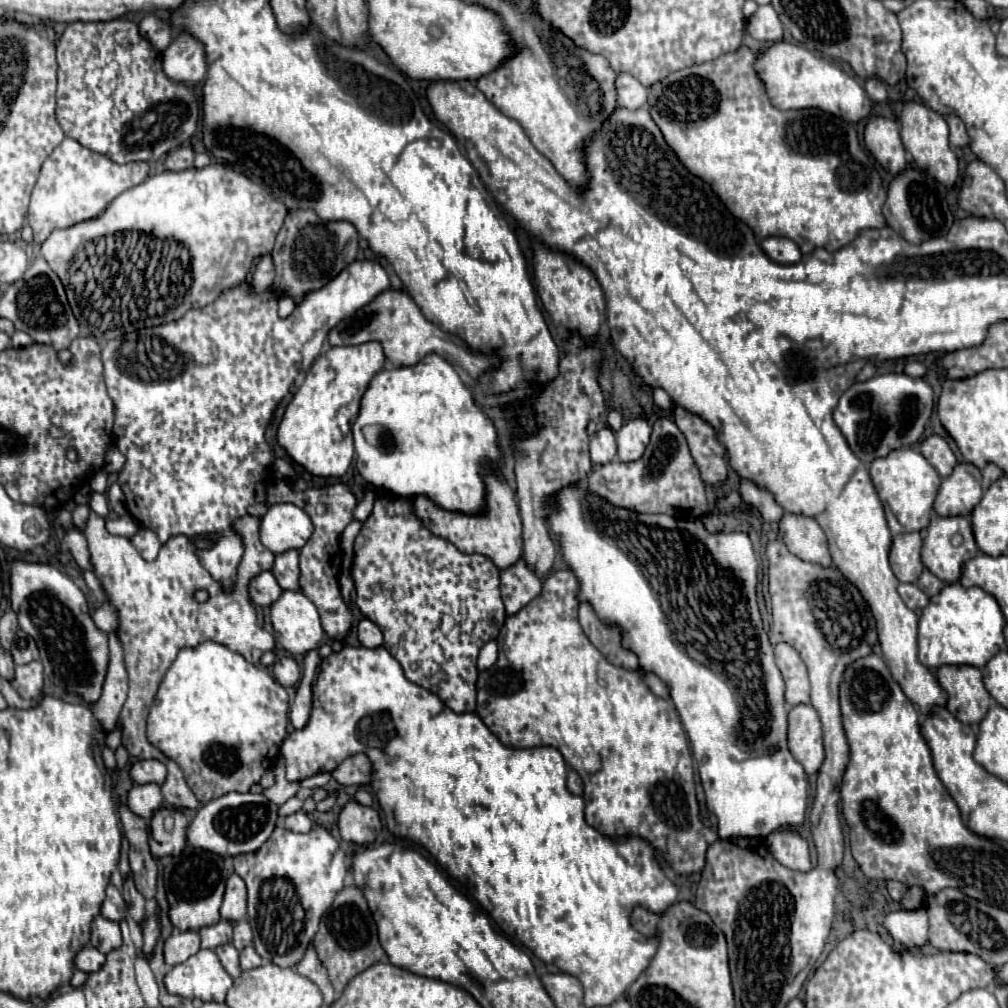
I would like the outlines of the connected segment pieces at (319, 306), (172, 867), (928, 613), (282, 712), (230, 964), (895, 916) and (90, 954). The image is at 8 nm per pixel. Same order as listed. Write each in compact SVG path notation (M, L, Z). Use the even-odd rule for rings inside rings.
M354 261L352 265L348 265L348 269L344 269L344 273L340 273L340 277L332 279L324 289L310 293L294 311L294 315L280 319L278 317L278 299L270 293L258 293L252 295L248 285L240 285L236 289L224 291L214 303L210 303L204 309L192 309L188 311L180 321L172 321L172 323L164 323L152 329L144 329L140 333L134 333L130 339L124 339L120 343L120 347L112 349L112 341L106 343L106 347L102 349L102 363L104 363L104 381L108 387L108 395L114 401L114 437L116 437L116 447L120 449L120 453L126 457L126 463L122 467L122 471L118 473L118 485L124 491L126 497L126 509L128 513L138 519L138 523L142 527L154 529L158 539L162 543L166 543L168 539L176 537L176 535L210 535L216 539L216 545L202 553L202 557L206 557L206 569L210 571L210 575L222 583L224 589L232 589L234 581L236 581L236 565L240 563L240 557L244 553L242 549L242 541L240 537L232 531L232 521L244 515L264 515L266 513L266 493L268 483L265 480L264 470L268 469L274 463L274 453L270 449L270 445L264 439L266 427L270 425L276 405L280 403L280 399L284 395L288 395L290 385L294 383L296 375L300 369L308 369L312 365L312 361L318 357L318 353L322 351L322 345L326 343L328 337L328 329L332 329L332 325L338 325L344 317L350 317L352 313L356 313L356 309L362 309L364 305L368 305L376 295L380 295L382 291L390 289L390 279L388 273L382 269L380 263L376 261Z
M188 845L184 853L180 853L178 857L166 857L162 859L162 863L164 863L164 885L170 903L168 915L174 927L180 931L198 931L200 927L216 925L216 921L220 921L220 905L226 879L230 875L224 859Z
M960 583L946 585L936 597L930 599L928 607L924 607L920 623L918 623L918 659L922 665L930 669L938 669L942 665L974 665L984 667L998 651L1004 649L1004 629L1006 617L998 605L998 601L982 591L980 587L962 587Z
M216 641L182 649L170 665L148 715L148 741L172 759L184 773L200 803L232 791L246 793L272 767L288 727L288 693L264 669L248 663L240 653Z
M220 945L220 947L216 947L214 949L216 951L216 955L220 957L220 961L222 961L222 965L224 965L224 969L236 979L240 973L242 973L242 969L240 969L240 961L238 961L238 951L234 949L234 945Z
M898 909L898 911L892 911L884 919L884 927L894 941L898 941L898 943L902 943L904 947L910 947L910 949L922 947L928 941L926 909L916 909L916 911Z
M84 947L78 955L76 955L76 969L80 969L80 971L84 971L84 973L94 973L94 971L98 971L102 965L104 965L104 961L106 961L106 957L98 951L98 949L94 949L94 947Z

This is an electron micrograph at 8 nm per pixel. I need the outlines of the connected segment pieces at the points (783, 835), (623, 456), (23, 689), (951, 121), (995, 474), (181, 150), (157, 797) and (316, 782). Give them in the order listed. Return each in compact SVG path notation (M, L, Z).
M774 831L766 837L770 853L788 869L810 871L810 851L808 841L796 831Z
M630 419L616 433L618 443L618 459L628 463L642 457L648 441L650 441L650 425L644 419Z
M32 661L28 665L16 667L16 677L12 681L12 687L24 697L24 699L38 699L42 697L44 687L44 671L40 661Z
M946 115L948 127L950 127L950 145L952 147L966 147L968 145L968 133L964 123L956 115Z
M988 463L984 469L982 469L982 487L984 489L988 489L996 479L1000 479L1004 473L1002 473L1002 469L998 467L998 465L994 465L994 463Z
M178 147L172 153L168 153L168 157L164 159L164 169L168 171L190 169L192 161L194 161L194 151L190 147Z
M156 783L134 785L128 793L128 807L142 819L150 819L162 805L162 791Z
M318 773L318 775L312 775L312 777L304 779L304 781L300 781L300 787L306 787L306 789L324 787L328 781L330 781L330 773Z

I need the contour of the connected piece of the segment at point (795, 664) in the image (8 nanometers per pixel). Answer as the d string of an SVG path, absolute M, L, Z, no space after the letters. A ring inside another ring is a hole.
M778 643L774 647L774 655L776 665L786 681L786 703L788 705L804 703L804 699L810 697L810 683L804 661L788 643Z

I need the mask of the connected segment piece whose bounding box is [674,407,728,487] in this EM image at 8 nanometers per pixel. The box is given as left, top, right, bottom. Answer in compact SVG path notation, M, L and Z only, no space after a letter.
M674 407L676 425L684 433L704 485L716 487L726 481L726 449L716 439L716 431L698 415Z

